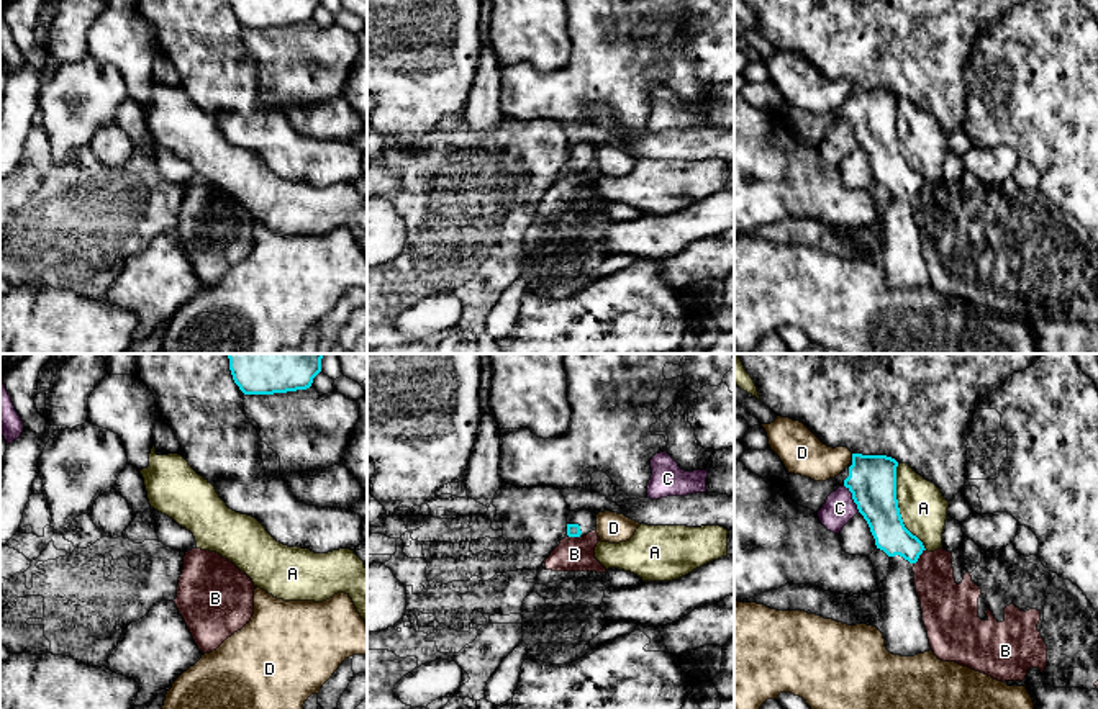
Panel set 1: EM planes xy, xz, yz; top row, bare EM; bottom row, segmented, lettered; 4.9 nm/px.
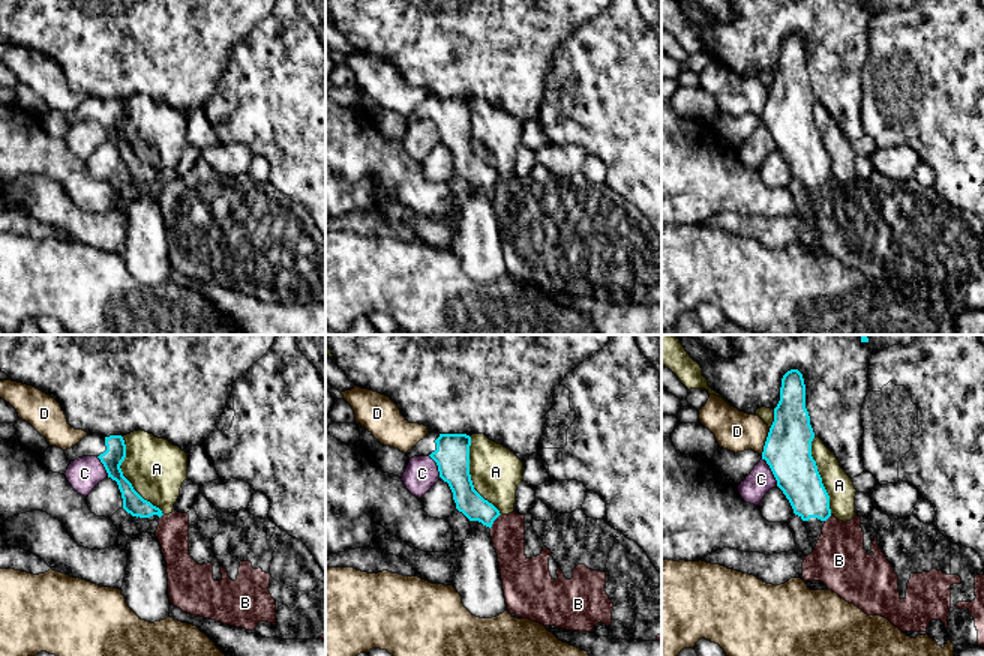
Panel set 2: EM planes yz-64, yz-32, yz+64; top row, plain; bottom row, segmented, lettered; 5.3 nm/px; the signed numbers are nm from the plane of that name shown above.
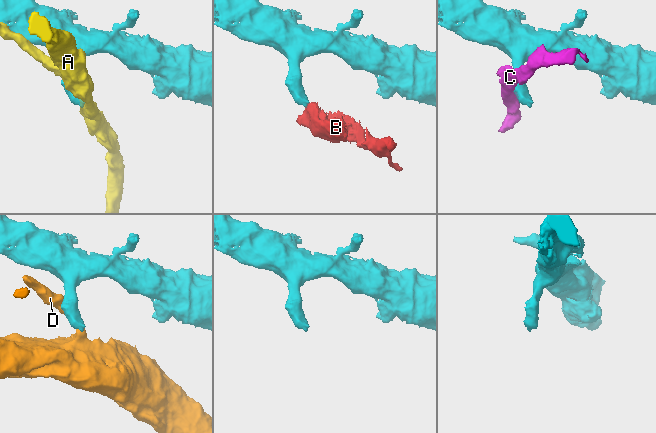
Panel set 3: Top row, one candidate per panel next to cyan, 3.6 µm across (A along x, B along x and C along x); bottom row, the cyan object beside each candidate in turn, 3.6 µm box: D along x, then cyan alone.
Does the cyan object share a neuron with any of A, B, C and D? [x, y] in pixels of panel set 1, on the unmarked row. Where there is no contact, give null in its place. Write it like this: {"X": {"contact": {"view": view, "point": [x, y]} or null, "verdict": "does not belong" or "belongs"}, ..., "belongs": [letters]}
{"A": {"contact": {"view": "yz", "point": [897, 139]}, "verdict": "does not belong"}, "B": {"contact": {"view": "yz", "point": [918, 190]}, "verdict": "does not belong"}, "C": {"contact": {"view": "yz", "point": [852, 131]}, "verdict": "does not belong"}, "D": {"contact": {"view": "yz", "point": [852, 90]}, "verdict": "does not belong"}, "belongs": []}

